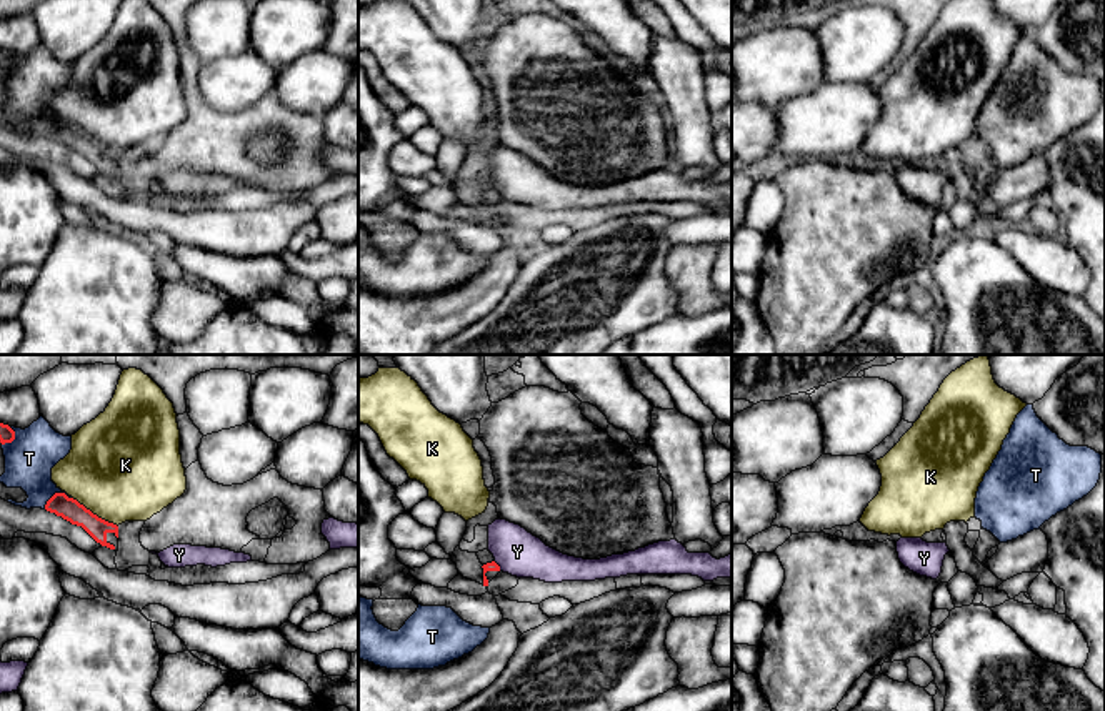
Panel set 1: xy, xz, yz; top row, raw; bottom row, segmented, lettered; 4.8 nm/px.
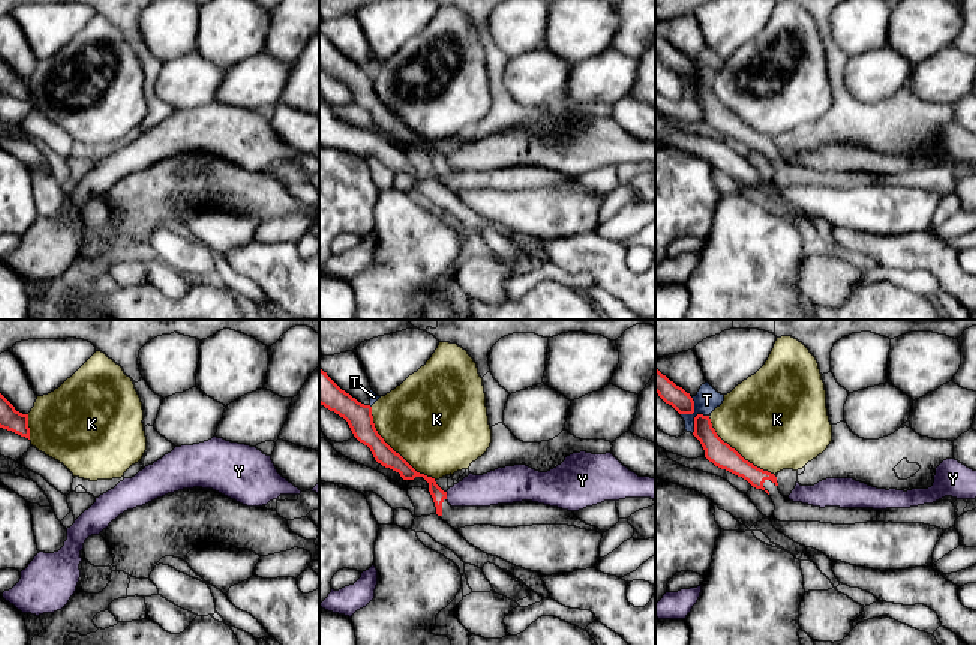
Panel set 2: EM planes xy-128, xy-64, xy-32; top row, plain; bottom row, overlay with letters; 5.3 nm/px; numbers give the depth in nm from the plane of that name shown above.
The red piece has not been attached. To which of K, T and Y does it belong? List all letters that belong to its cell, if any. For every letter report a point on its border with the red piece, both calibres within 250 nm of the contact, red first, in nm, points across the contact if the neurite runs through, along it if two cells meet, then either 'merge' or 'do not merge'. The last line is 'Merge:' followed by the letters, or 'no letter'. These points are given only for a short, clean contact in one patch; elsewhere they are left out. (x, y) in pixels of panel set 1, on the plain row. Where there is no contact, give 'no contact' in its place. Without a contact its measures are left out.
K: contact xy (95, 142); calibres 110 and 480 nm; do not merge
T: contact xy (55, 120); calibres 110 and 240 nm; do not merge
Y: contact xz (499, 193); calibres 50 and 220 nm; border xz (494, 188), (500, 197); do not merge
Merge: no letter

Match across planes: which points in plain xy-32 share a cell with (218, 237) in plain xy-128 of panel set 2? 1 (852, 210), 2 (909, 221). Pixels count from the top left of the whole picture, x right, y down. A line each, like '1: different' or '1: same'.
1: same
2: same

